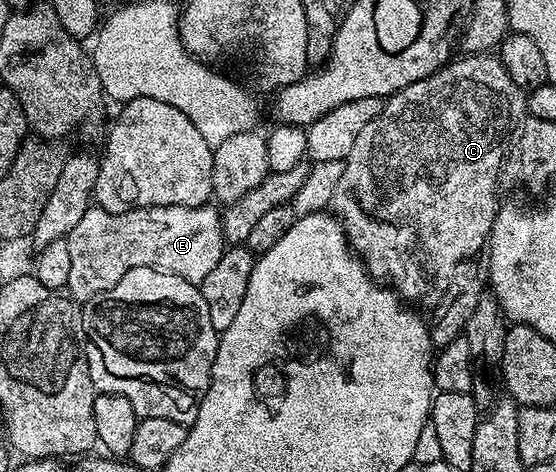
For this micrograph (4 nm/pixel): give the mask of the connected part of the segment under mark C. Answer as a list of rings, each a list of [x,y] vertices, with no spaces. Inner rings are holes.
[[[491,52],[461,56],[449,61],[440,72],[418,83],[410,83],[405,89],[398,90],[385,100],[382,113],[359,132],[358,139],[355,140],[354,147],[351,148],[346,160],[342,179],[339,180],[331,201],[331,212],[342,222],[349,245],[356,250],[371,277],[379,281],[381,285],[395,289],[408,303],[424,301],[432,292],[433,296],[443,289],[450,275],[454,275],[454,267],[458,267],[458,263],[473,260],[477,256],[476,252],[479,249],[481,252],[485,248],[487,239],[492,234],[498,208],[496,184],[500,181],[500,175],[502,179],[502,166],[505,164],[508,152],[505,137],[508,136],[508,130],[512,129],[517,117],[526,111],[526,93],[511,79],[511,75],[507,73],[499,56]]]

